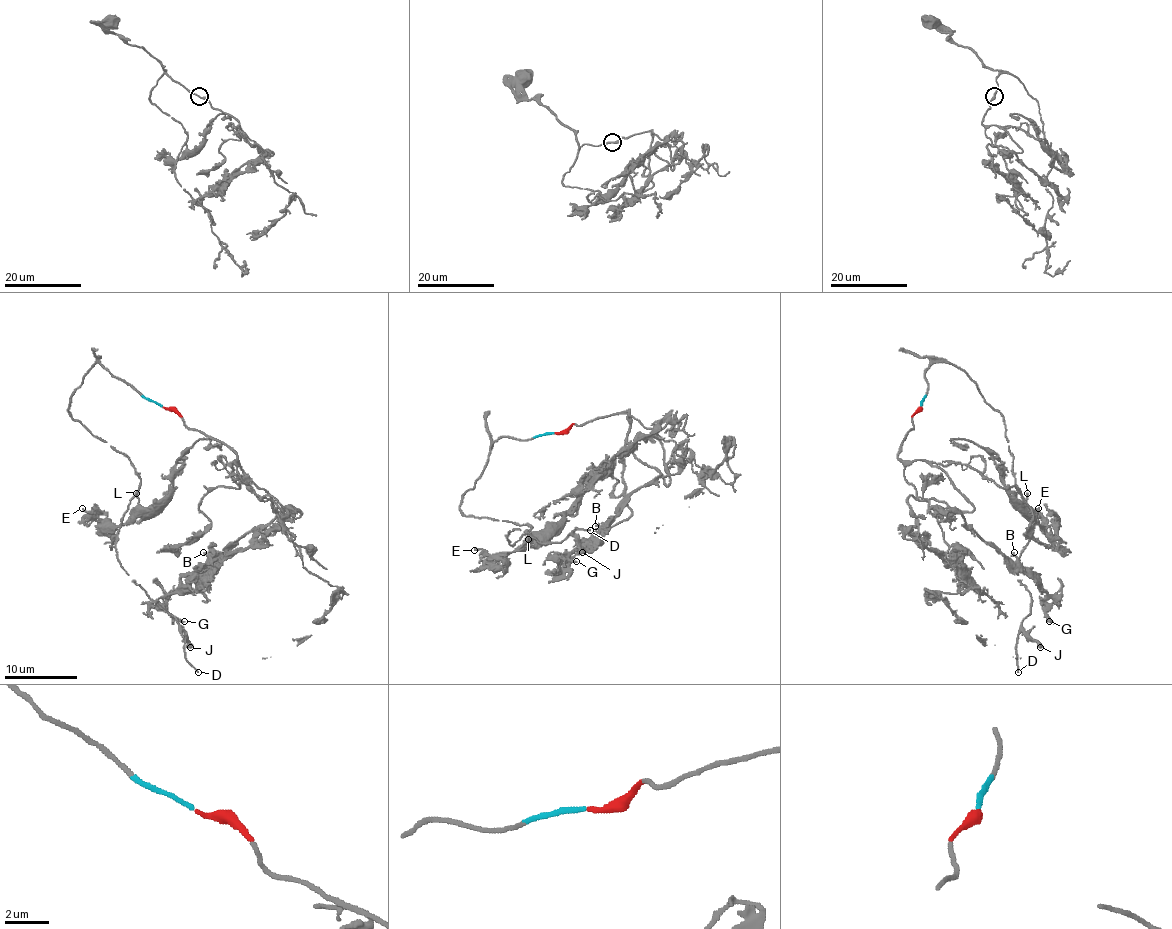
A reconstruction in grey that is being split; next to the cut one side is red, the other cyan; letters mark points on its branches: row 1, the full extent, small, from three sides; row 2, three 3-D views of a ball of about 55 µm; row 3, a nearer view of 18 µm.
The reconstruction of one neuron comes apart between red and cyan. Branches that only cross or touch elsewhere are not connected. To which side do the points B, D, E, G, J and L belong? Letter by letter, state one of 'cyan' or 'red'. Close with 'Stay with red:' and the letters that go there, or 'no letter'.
B: red
D: cyan
E: cyan
G: red
J: cyan
L: cyan
Stay with red: B, G

